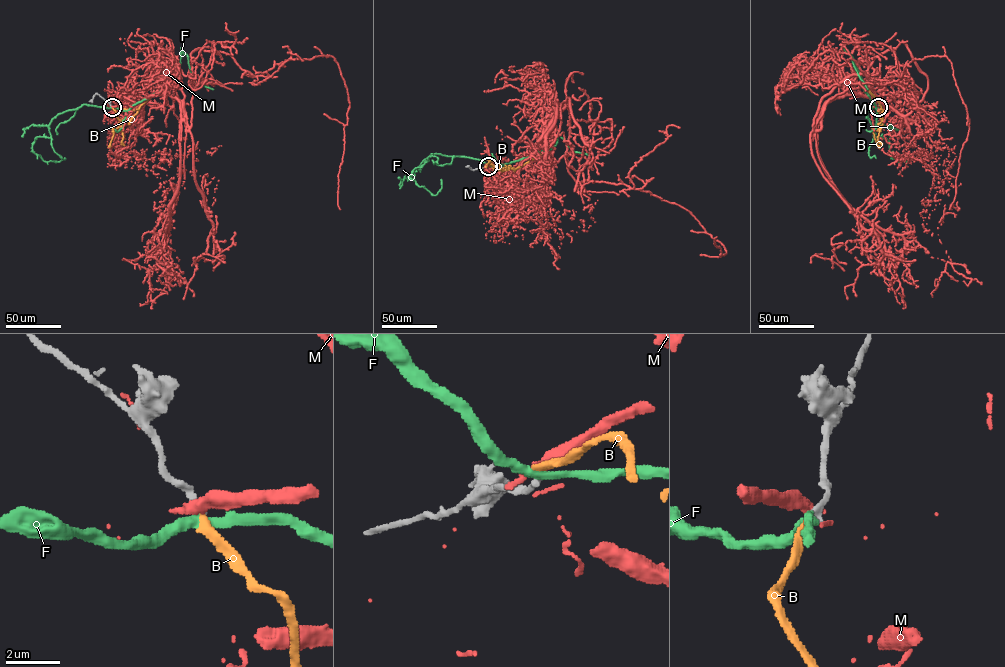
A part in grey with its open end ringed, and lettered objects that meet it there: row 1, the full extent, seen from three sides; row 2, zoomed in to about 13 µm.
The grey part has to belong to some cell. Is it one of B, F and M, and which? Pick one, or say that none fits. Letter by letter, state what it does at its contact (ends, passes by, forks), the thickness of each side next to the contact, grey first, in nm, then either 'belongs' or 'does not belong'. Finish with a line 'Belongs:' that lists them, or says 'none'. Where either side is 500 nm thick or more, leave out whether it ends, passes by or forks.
B: it ends there; 280 nm thick on the grey side, 280 nm on the other; belongs
F: it passes by; 260 nm thick on the grey side, 320 nm on the other; does not belong
M: it forks there; 280 nm thick on the grey side, 300 nm on the other; does not belong
Belongs: B

